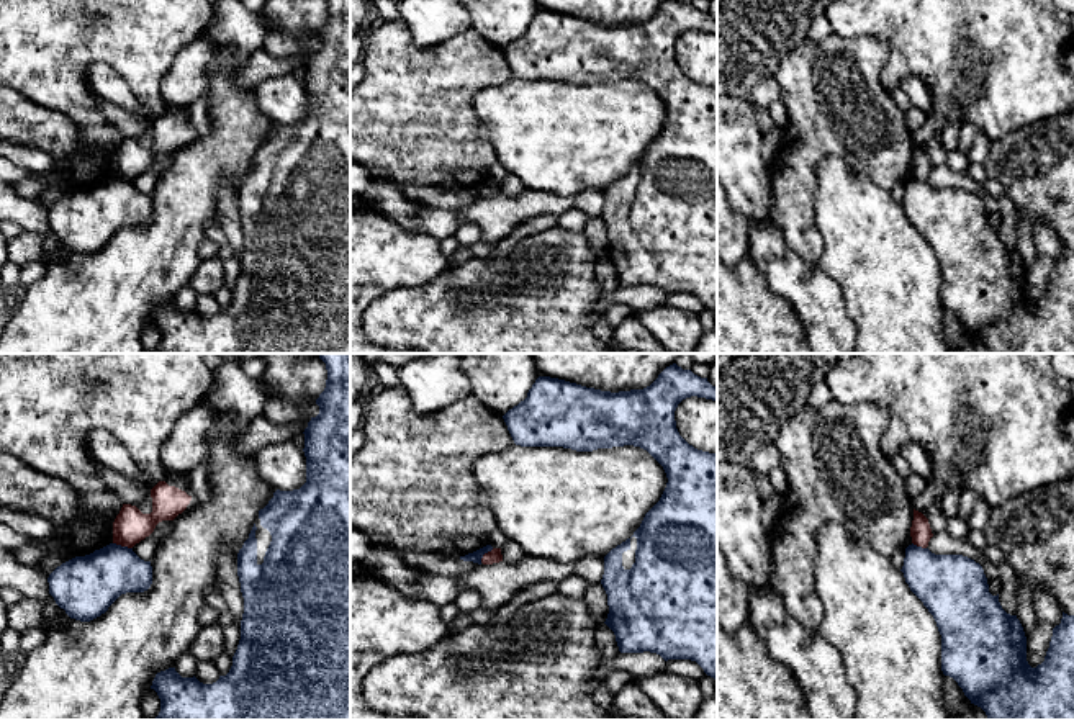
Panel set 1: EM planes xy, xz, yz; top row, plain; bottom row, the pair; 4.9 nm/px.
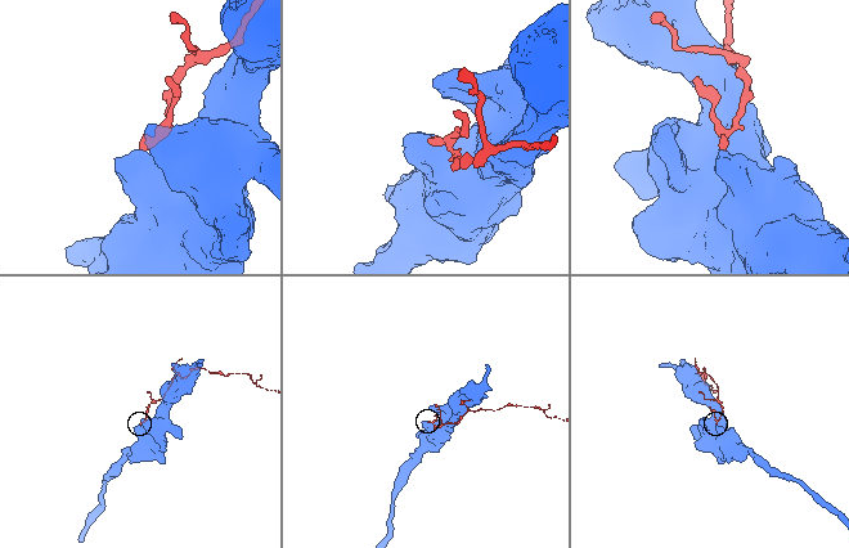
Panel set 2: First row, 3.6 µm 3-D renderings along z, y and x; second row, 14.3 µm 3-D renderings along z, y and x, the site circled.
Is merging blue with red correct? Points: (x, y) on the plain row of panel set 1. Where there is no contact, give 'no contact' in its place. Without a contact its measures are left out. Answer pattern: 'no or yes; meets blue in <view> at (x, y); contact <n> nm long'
no; meets blue in xy at (123, 180); contact 100 nm long

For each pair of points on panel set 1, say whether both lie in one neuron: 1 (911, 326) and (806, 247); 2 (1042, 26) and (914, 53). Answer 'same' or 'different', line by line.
1: different
2: same

